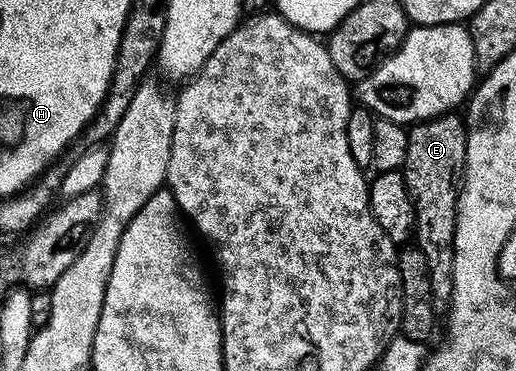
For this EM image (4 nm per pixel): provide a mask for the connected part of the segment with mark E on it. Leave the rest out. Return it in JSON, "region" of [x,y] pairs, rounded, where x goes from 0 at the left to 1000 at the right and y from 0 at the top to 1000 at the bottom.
{"region":[[[884,310],[808,326],[791,348],[791,394],[779,458],[795,536],[802,547],[806,615],[804,668],[826,687],[826,720],[833,720],[833,784],[847,836],[870,830],[880,774],[880,633],[884,631],[884,561],[891,544],[891,501],[903,439],[907,340]]]}

